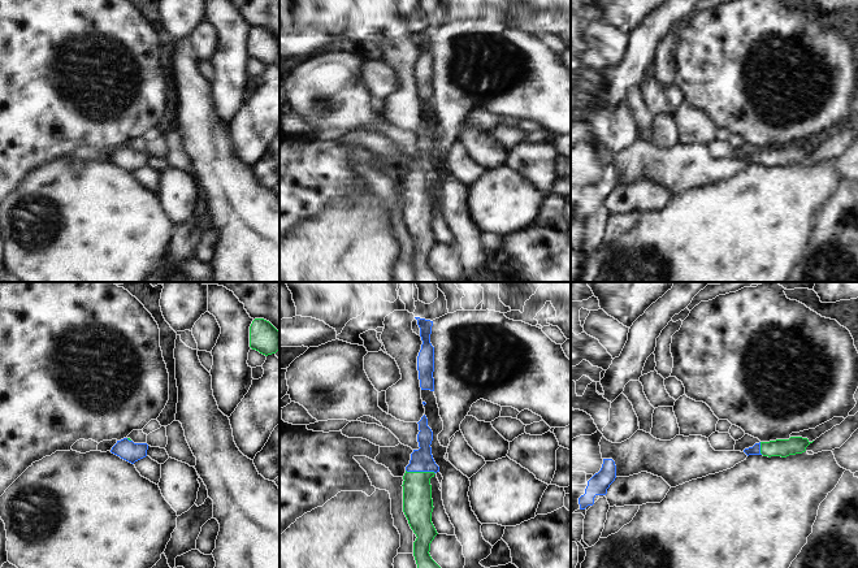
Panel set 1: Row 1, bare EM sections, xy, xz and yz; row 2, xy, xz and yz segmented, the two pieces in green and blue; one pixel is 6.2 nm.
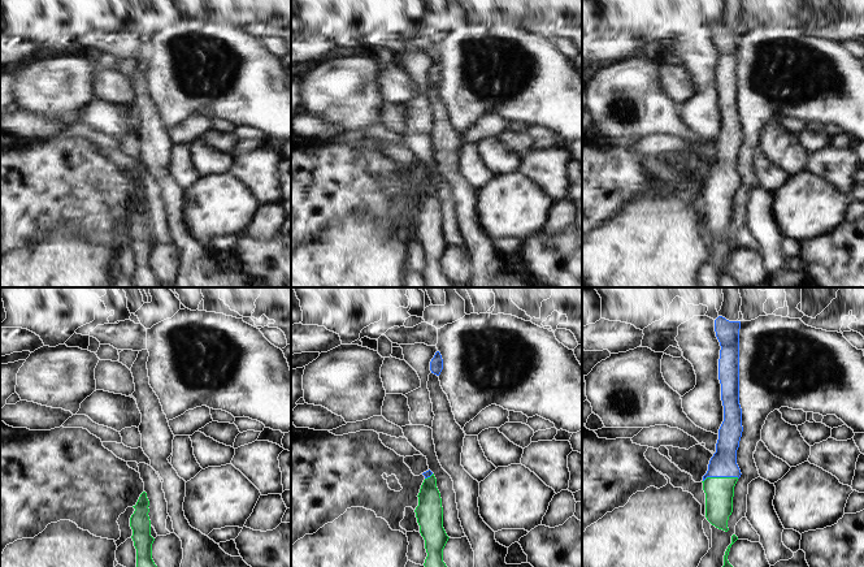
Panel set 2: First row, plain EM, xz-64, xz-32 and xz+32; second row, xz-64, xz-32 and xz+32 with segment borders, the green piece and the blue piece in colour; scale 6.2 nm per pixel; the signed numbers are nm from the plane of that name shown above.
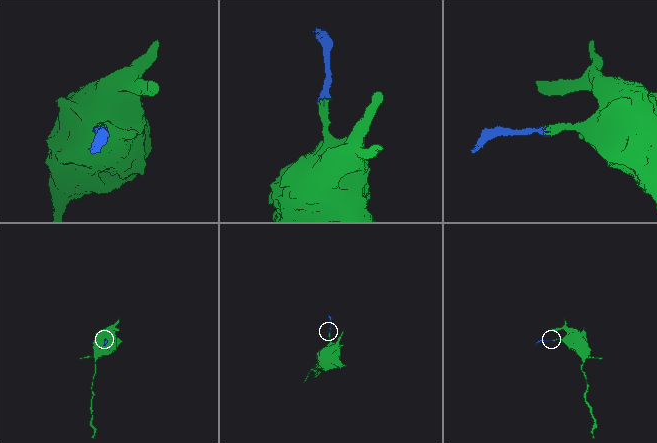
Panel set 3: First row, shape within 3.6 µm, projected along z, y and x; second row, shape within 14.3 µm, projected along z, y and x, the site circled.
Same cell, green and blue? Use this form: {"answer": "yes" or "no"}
{"answer": "yes"}

